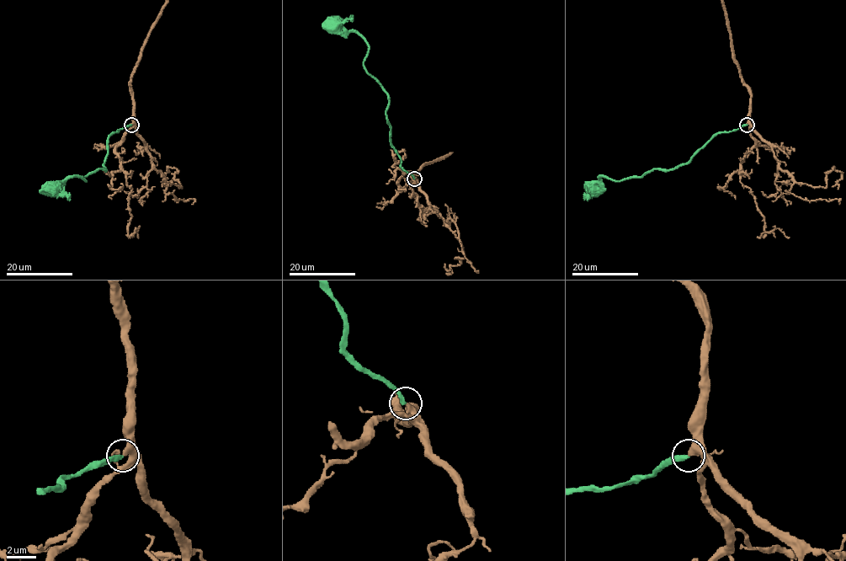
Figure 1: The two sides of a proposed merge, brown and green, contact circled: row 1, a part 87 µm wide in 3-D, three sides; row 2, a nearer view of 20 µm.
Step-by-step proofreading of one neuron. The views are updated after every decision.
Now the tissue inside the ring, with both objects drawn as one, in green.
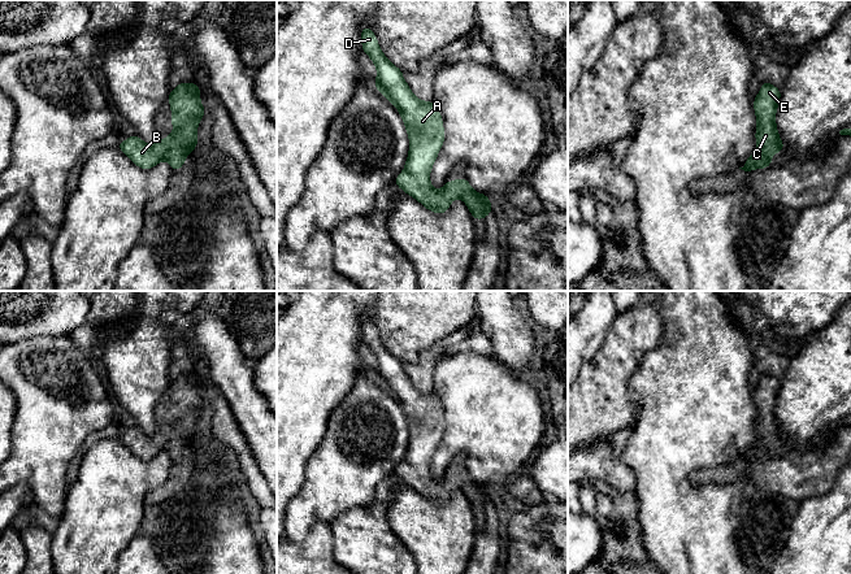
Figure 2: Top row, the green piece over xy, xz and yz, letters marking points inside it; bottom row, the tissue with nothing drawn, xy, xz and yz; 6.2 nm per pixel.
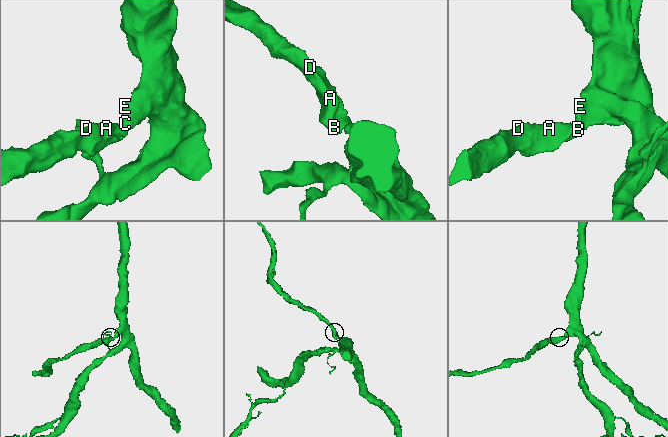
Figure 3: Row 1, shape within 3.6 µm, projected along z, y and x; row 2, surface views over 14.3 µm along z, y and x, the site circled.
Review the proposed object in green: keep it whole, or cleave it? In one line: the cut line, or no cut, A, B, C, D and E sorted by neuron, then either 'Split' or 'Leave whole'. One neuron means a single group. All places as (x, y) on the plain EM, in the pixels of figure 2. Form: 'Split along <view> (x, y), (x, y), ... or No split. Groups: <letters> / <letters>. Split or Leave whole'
No split. Groups: A B C D E. Leave whole

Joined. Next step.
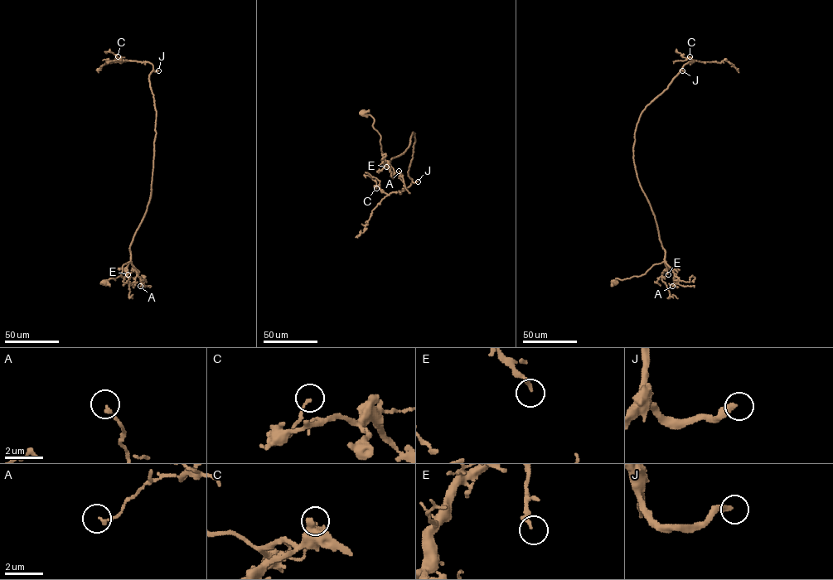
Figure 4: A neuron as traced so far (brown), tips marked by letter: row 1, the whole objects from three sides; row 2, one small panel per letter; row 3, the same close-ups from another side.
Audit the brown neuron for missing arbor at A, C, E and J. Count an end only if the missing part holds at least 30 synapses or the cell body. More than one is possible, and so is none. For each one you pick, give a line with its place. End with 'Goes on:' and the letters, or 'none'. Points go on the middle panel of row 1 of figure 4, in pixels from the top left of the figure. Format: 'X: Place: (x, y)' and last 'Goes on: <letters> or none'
J: Place: (418, 181)
Goes on: J

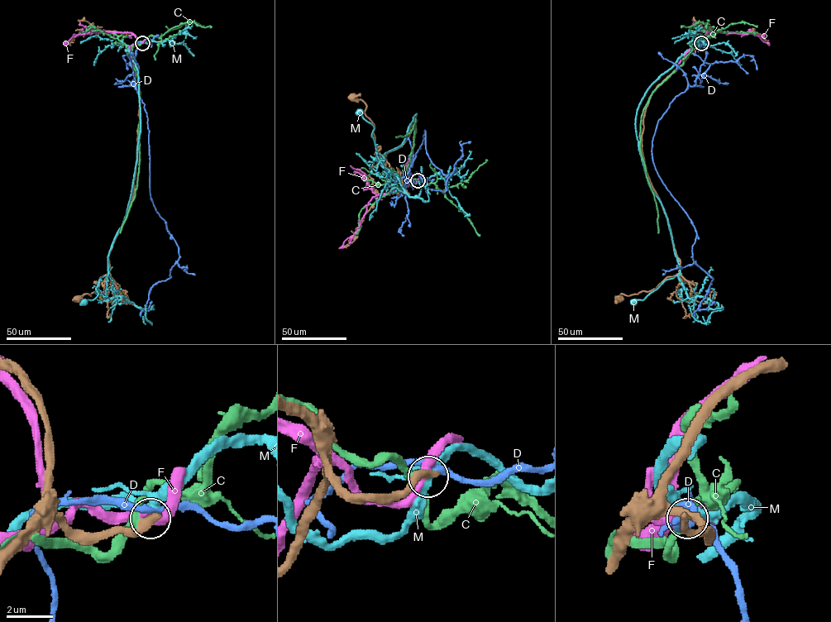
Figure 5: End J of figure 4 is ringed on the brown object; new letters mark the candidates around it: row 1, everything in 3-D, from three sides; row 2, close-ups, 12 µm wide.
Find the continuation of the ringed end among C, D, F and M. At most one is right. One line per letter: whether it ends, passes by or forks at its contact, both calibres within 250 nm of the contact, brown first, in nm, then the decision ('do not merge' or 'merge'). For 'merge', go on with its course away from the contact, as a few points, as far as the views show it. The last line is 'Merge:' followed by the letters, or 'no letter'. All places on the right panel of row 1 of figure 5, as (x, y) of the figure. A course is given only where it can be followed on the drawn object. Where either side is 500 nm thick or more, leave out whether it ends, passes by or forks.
C: it passes by | 460/300 nm | do not merge
D: it passes by | 360/240 nm | do not merge
F: it passes by | 400/360 nm | do not merge
M: it forks | 400/300 nm | do not merge
Merge: no letter

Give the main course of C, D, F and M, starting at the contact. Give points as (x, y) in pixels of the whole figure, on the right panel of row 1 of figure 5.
C: (701, 44), (656, 88), (642, 117), (640, 150), (657, 211), (658, 233)
D: (701, 42), (695, 85), (658, 120), (651, 155), (695, 229), (694, 262), (713, 279), (698, 308), (714, 301)
F: (701, 43), (706, 33), (747, 34), (751, 31), (770, 44)
M: (701, 43), (651, 86), (637, 111), (638, 150), (666, 216), (680, 273), (633, 301)

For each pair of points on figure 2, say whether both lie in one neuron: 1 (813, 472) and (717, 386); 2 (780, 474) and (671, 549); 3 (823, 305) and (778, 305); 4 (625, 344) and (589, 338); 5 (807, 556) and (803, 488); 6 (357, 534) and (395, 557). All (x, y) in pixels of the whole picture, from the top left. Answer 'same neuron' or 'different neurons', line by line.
1: different neurons
2: different neurons
3: same neuron
4: different neurons
5: different neurons
6: same neuron

